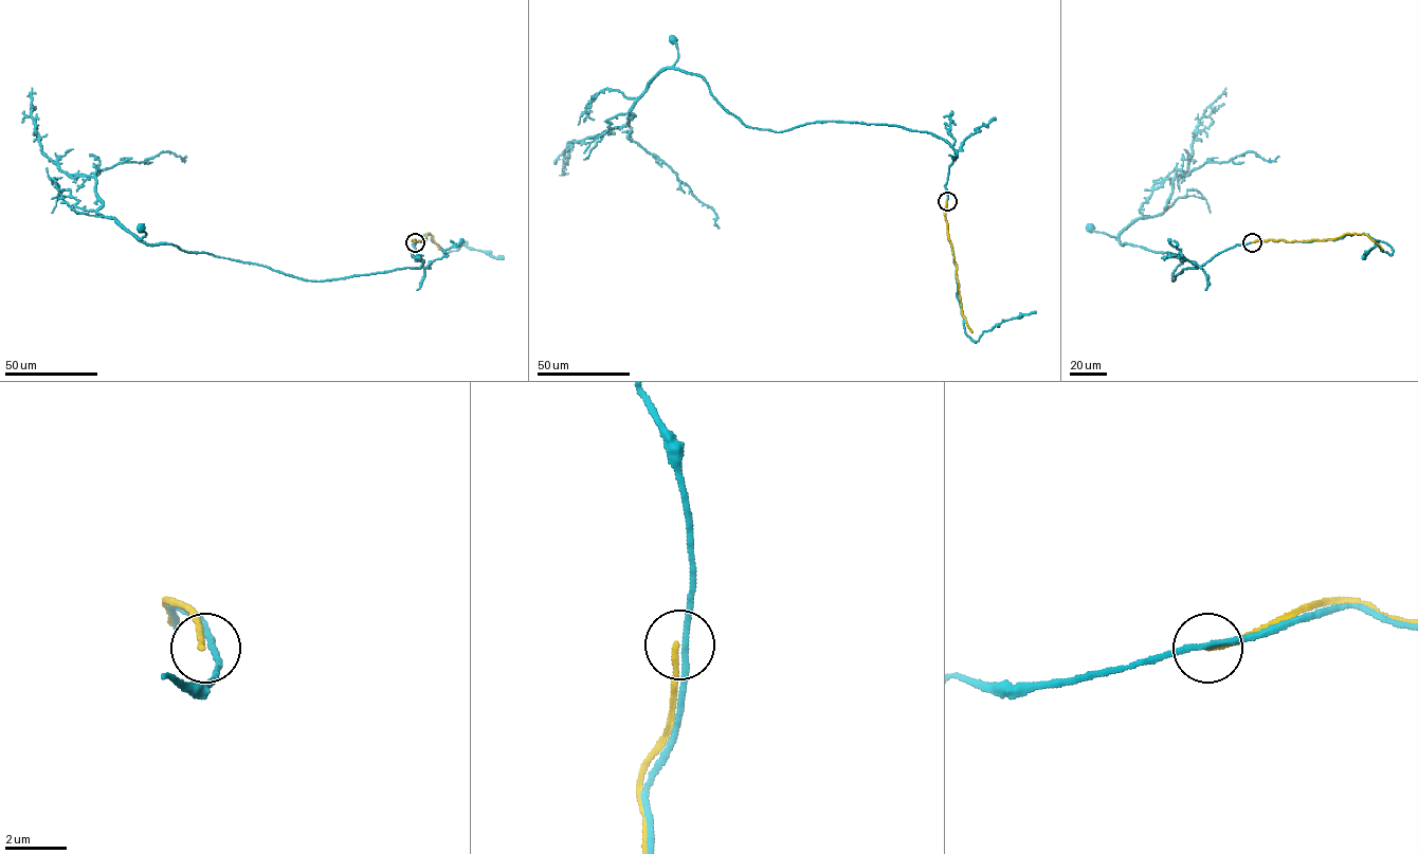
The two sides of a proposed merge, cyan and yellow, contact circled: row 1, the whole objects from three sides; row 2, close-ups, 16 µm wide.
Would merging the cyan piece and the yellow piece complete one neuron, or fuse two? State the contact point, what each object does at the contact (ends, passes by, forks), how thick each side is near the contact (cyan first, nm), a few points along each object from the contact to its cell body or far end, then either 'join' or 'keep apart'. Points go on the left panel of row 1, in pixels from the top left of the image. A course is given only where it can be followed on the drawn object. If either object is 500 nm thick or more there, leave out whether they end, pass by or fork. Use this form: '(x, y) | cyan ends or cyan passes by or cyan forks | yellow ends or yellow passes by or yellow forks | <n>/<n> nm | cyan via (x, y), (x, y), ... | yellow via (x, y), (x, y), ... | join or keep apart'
(415, 242) | cyan passes by | yellow ends | 180/180 nm | cyan via (415, 242), (419, 268), (307, 280), (148, 244), (141, 228) | yellow via (415, 242), (412, 239), (424, 240), (429, 234), (439, 250) | keep apart

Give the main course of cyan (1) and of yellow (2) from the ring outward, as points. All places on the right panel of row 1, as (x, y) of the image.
1: (1252, 242), (1184, 269), (1173, 280), (1182, 262), (1176, 254), (1122, 244), (1090, 228)
2: (1252, 242), (1272, 239), (1308, 241), (1335, 238), (1345, 234), (1365, 234), (1383, 250)

